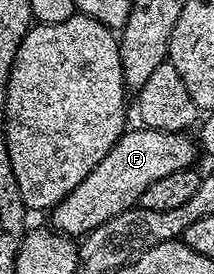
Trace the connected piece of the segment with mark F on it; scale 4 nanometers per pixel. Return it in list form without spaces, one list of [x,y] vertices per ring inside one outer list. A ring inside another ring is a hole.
[[[138,129],[124,132],[113,148],[109,148],[105,160],[101,160],[101,164],[97,164],[97,168],[50,211],[50,225],[59,233],[86,236],[93,228],[105,224],[105,220],[136,205],[149,184],[157,184],[157,180],[165,180],[165,176],[173,176],[173,172],[190,170],[196,165],[197,142],[190,133]]]

